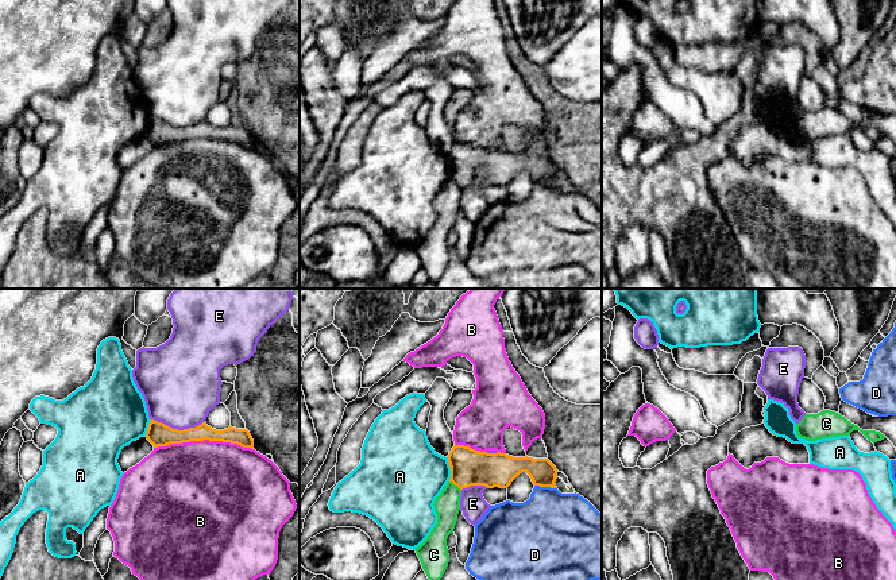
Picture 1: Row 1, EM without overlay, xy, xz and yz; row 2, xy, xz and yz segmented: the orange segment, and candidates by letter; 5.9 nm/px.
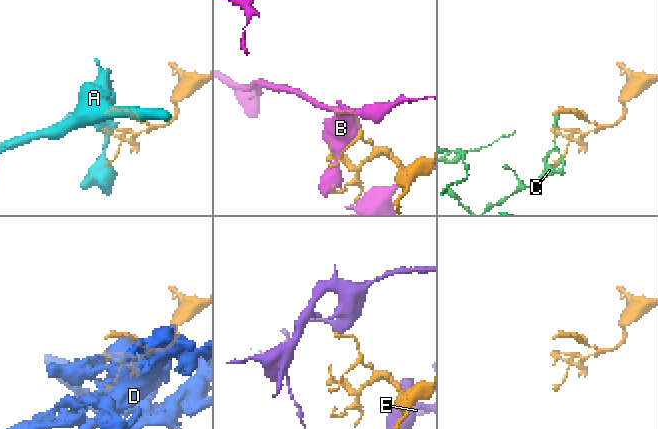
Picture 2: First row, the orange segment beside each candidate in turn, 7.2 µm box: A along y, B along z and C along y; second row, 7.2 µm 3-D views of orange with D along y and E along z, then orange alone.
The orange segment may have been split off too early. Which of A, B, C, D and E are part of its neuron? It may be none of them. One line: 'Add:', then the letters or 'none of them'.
Add: none of them

